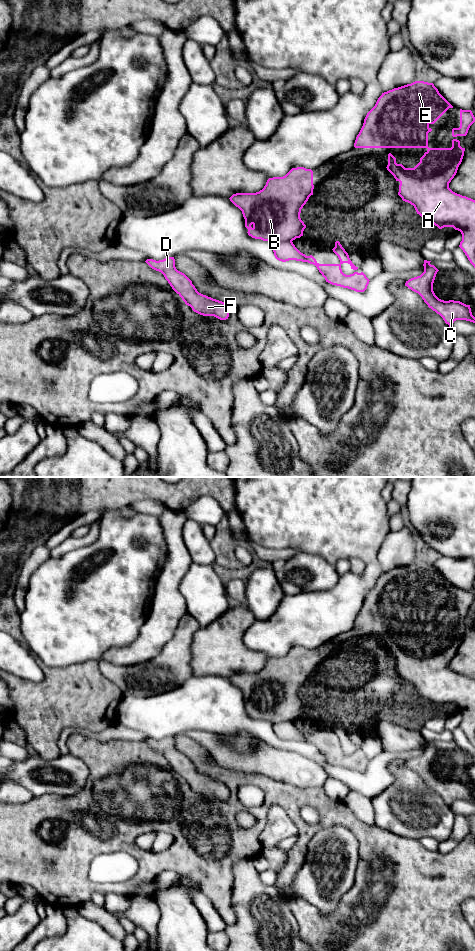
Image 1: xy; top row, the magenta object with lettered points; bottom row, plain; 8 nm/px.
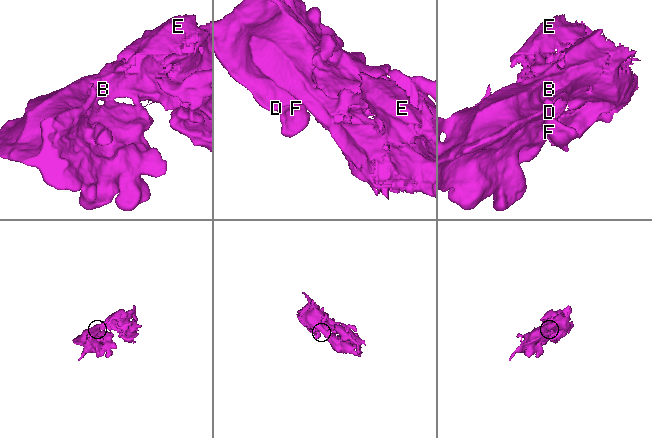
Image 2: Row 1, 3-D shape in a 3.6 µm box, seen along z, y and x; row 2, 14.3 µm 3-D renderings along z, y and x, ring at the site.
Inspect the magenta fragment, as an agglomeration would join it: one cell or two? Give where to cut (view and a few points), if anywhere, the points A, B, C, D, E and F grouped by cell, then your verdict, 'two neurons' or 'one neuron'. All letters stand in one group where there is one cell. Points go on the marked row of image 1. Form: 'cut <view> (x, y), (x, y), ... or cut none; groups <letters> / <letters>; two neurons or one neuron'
cut none; groups A B C D E F; one neuron

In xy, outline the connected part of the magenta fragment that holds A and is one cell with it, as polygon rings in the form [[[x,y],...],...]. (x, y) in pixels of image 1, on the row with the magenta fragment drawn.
[[[415,81],[411,84],[407,84],[407,85],[398,87],[398,88],[394,88],[394,89],[389,90],[387,92],[384,92],[378,98],[375,106],[367,113],[367,115],[364,119],[363,126],[362,126],[359,134],[356,137],[354,147],[355,148],[427,148],[428,150],[420,158],[420,162],[414,168],[405,168],[402,164],[397,164],[396,158],[391,153],[388,154],[388,165],[386,168],[394,176],[396,181],[400,182],[398,195],[402,198],[403,201],[408,202],[411,205],[413,205],[417,214],[419,214],[421,217],[423,217],[423,218],[427,219],[428,221],[430,221],[431,223],[433,223],[439,229],[442,229],[444,227],[453,227],[455,230],[458,230],[461,232],[462,241],[460,242],[459,247],[463,250],[463,252],[467,256],[468,260],[475,268],[475,200],[468,198],[466,196],[462,196],[460,194],[457,194],[449,188],[449,183],[456,175],[458,167],[462,162],[462,159],[464,156],[464,151],[465,151],[465,148],[462,148],[460,146],[460,141],[457,140],[456,137],[467,135],[470,126],[475,122],[475,117],[474,117],[472,111],[460,109],[460,127],[452,129],[452,136],[454,137],[454,139],[452,140],[452,147],[451,148],[429,148],[428,147],[428,133],[432,131],[432,129],[429,127],[429,125],[434,124],[449,108],[453,108],[453,106],[439,93],[438,89],[434,86],[433,83],[428,83],[428,82],[424,82],[424,81]]]

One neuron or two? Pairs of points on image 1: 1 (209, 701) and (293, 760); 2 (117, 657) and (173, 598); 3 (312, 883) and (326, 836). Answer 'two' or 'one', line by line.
1: two
2: one
3: one

